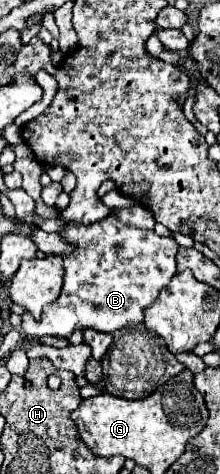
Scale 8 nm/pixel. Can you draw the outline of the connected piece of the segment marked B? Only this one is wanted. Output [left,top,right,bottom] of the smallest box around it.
[21,217,177,339]

